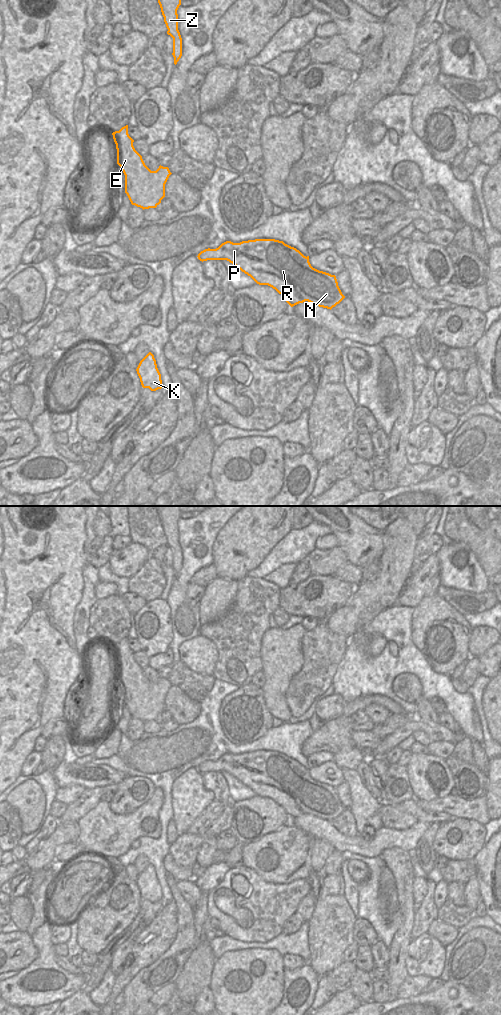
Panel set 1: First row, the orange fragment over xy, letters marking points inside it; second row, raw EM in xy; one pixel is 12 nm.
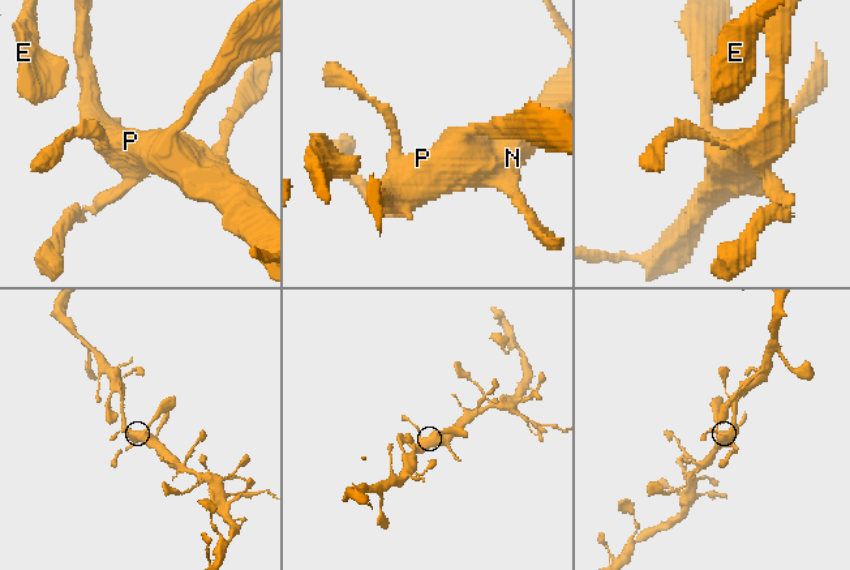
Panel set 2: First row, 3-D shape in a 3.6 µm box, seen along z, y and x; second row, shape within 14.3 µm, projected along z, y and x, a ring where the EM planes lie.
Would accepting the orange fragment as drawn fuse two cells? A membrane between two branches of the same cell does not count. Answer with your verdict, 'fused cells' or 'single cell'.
single cell

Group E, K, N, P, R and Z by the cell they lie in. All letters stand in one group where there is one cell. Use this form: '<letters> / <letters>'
E K N P R Z

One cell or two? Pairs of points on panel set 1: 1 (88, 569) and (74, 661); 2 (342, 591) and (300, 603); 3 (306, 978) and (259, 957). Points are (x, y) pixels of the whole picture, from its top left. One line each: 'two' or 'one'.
1: two
2: one
3: two

